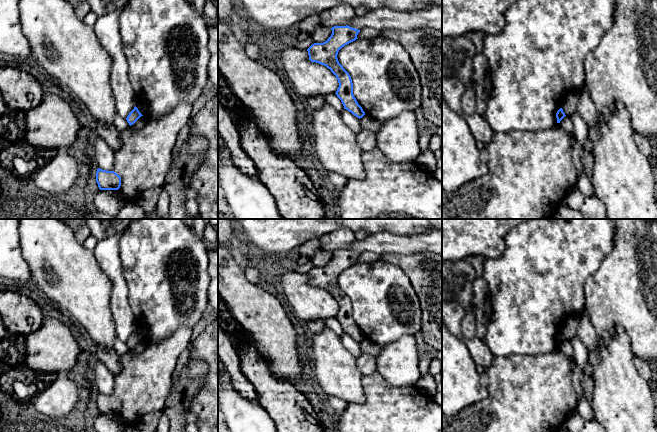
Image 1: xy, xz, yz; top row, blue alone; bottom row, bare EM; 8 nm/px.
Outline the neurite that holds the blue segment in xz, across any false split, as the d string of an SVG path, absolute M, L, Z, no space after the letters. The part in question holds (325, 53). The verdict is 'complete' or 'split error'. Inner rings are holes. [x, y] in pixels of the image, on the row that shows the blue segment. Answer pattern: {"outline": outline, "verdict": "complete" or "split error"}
{"outline": "M334 26L332 34L323 43L314 43L308 49L309 60L326 66L336 76L339 87L336 91L344 109L351 112L357 118L365 115L362 107L353 95L353 83L349 73L339 63L337 55L345 45L355 41L360 30L346 26Z", "verdict": "complete"}

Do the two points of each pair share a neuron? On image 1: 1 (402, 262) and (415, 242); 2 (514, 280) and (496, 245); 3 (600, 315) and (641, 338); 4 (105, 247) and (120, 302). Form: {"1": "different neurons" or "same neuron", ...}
{"1": "different neurons", "2": "different neurons", "3": "same neuron", "4": "same neuron"}

